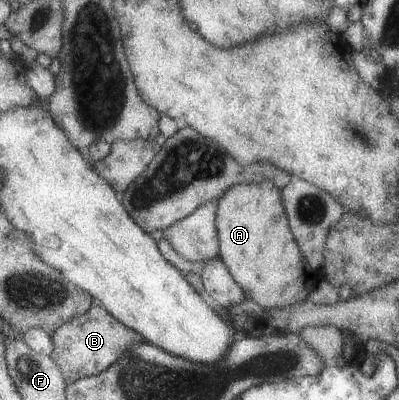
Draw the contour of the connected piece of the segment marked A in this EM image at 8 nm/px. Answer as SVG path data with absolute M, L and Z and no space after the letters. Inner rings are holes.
M269 181L243 182L229 187L217 202L215 228L217 230L218 256L227 267L233 280L243 289L247 299L266 309L281 309L307 300L311 288L320 278L306 262L289 230L288 220L281 202L280 189Z

